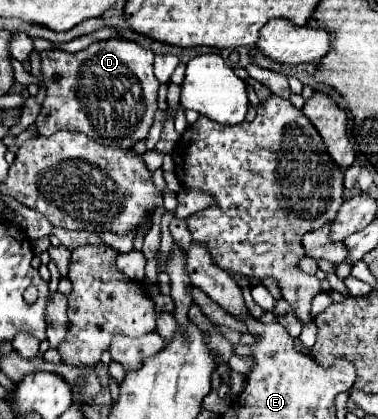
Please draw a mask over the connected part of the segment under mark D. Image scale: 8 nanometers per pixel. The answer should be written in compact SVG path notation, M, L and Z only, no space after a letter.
M107 39L89 45L77 53L65 53L59 49L41 53L41 75L47 89L43 109L35 121L37 135L49 137L55 131L79 131L89 135L93 141L109 147L131 149L143 141L155 121L157 111L157 79L153 75L153 51L139 47L137 43L123 39Z

